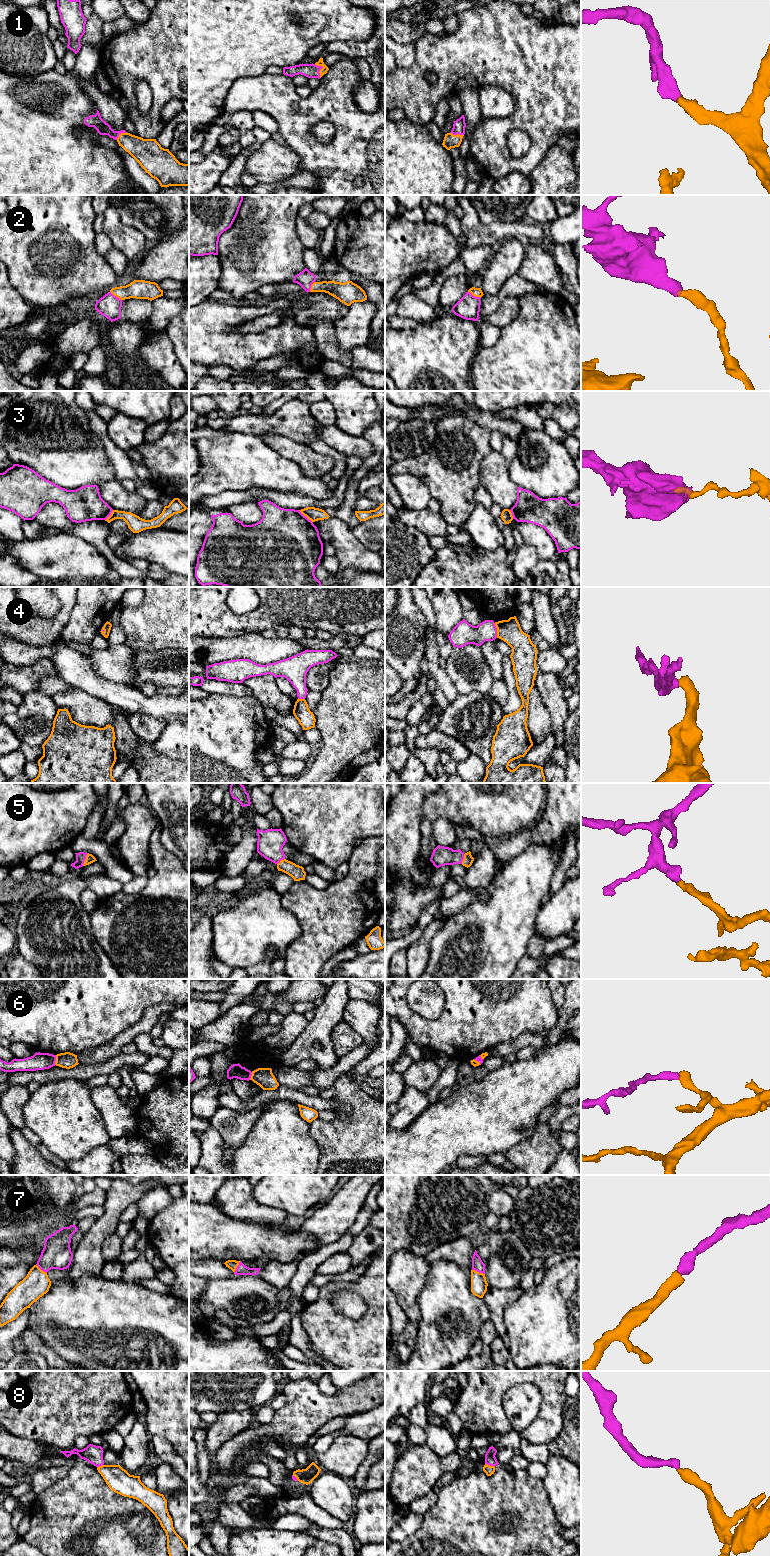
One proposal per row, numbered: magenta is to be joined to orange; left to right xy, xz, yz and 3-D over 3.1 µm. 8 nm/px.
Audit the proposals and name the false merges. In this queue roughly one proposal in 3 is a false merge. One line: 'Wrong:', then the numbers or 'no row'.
Wrong: 3, 6

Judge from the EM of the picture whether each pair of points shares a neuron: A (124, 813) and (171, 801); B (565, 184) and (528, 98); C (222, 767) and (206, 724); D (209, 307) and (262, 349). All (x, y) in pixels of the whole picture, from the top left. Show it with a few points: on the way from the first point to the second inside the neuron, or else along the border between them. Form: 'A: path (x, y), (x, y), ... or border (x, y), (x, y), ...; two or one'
A: border (149, 807), (159, 822); two
B: border (556, 143), (548, 150), (536, 167); two
C: path (211, 756), (206, 751), (206, 735); one
D: path (210, 324), (234, 349), (245, 349); one

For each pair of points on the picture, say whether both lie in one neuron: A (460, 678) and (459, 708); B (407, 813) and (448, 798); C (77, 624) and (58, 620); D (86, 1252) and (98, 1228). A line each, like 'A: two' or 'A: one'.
A: two
B: two
C: two
D: one

